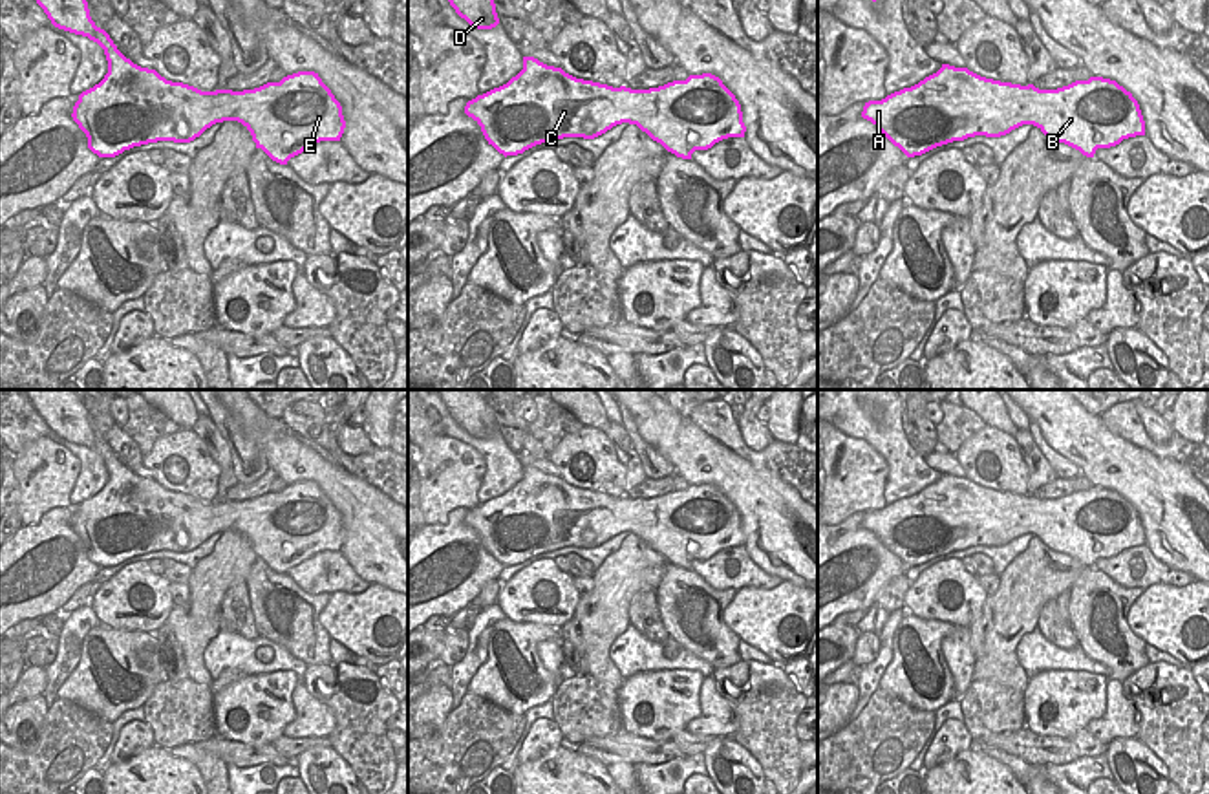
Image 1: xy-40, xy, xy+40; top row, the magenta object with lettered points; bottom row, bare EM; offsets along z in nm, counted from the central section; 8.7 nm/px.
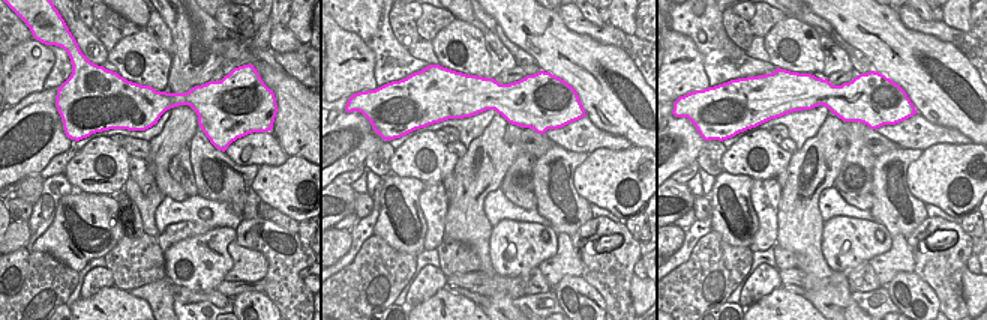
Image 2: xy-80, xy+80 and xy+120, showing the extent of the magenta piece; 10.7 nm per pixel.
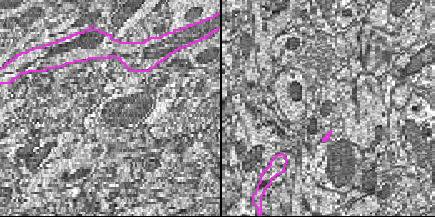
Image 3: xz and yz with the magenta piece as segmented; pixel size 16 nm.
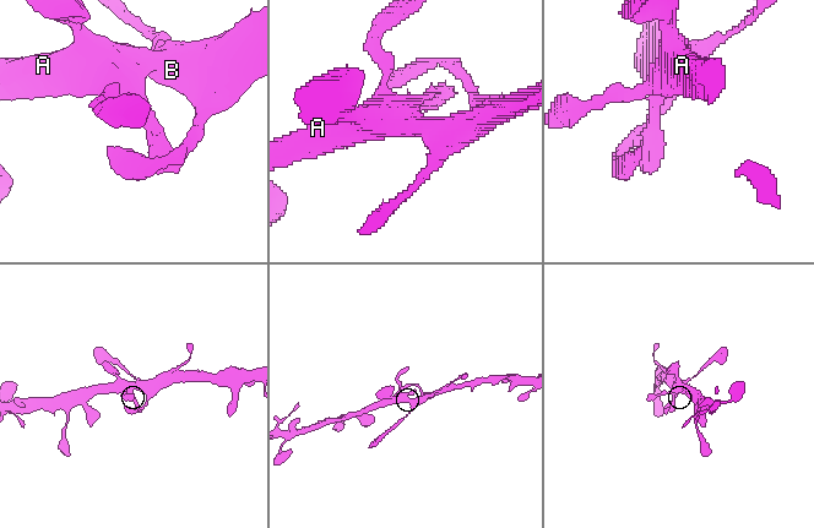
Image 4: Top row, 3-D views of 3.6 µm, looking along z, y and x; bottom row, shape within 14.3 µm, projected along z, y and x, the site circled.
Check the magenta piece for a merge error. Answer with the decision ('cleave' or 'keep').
keep

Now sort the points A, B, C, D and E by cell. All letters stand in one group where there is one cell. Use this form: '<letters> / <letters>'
A B C D E

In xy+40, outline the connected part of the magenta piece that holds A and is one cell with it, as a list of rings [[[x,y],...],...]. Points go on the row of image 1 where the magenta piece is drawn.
[[[949,64],[911,88],[865,102],[861,117],[907,157],[975,135],[1000,137],[1022,124],[1037,126],[1086,157],[1145,135],[1138,101],[1116,80],[1090,77],[1039,90]]]

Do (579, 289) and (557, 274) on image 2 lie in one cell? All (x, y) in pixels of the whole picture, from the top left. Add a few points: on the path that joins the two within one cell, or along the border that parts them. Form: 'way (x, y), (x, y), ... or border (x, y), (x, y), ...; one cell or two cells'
border (579, 275), (564, 275), (552, 286); two cells

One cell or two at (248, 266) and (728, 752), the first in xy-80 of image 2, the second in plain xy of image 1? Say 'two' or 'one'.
two

